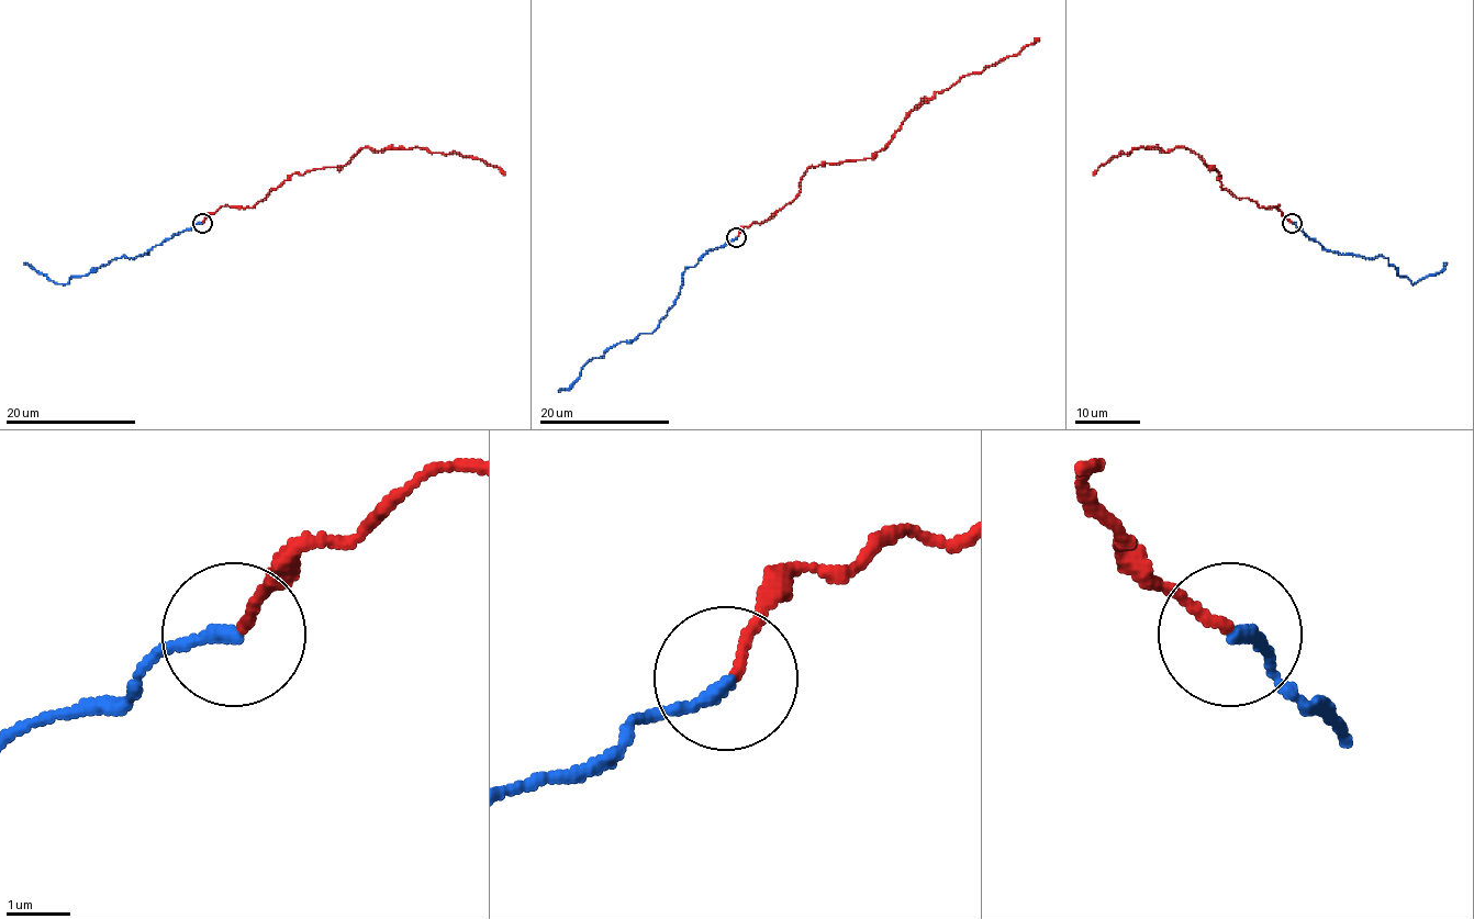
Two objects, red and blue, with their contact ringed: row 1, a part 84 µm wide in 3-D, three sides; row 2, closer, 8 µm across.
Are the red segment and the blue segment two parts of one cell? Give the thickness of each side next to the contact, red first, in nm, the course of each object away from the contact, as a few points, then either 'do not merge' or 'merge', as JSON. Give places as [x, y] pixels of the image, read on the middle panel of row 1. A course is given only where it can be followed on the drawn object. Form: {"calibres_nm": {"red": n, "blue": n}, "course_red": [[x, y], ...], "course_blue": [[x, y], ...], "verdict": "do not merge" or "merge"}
{"calibres_nm": {"red": 150, "blue": 220}, "course_red": [[737, 237], [745, 226], [769, 220], [789, 203], [808, 168], [872, 158], [937, 91], [1016, 56], [1039, 37]], "course_blue": [[737, 237], [710, 250], [683, 271], [679, 298], [652, 332], [610, 346], [558, 392]], "verdict": "do not merge"}

